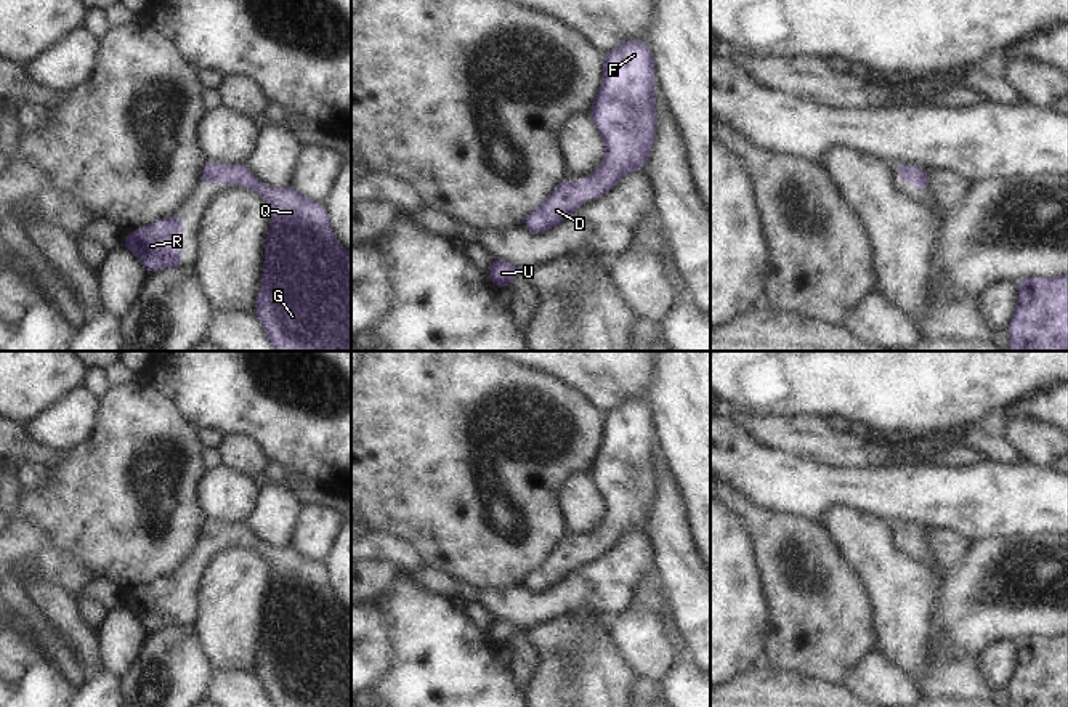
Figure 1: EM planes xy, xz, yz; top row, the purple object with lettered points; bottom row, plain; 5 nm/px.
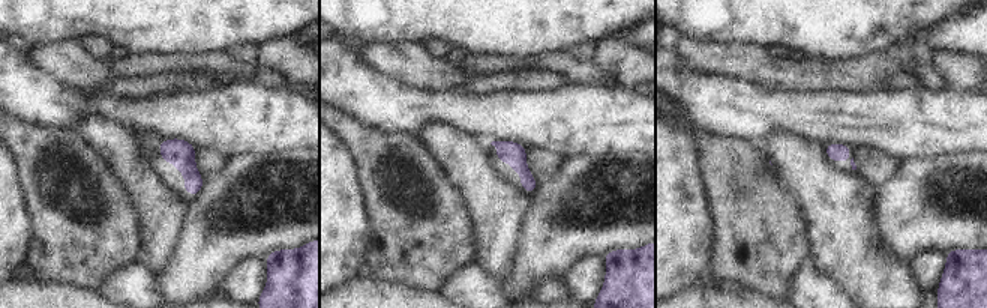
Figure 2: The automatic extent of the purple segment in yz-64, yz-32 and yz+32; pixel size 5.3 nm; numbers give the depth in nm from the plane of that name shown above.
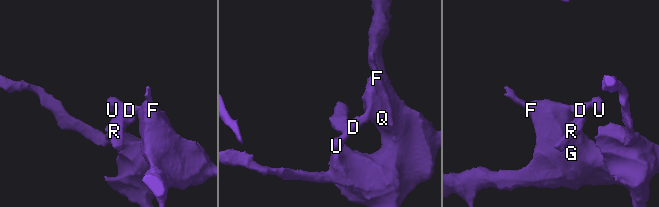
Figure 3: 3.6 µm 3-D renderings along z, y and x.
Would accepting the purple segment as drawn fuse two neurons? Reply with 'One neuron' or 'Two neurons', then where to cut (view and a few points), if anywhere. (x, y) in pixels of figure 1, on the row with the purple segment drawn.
One neuron. No split.

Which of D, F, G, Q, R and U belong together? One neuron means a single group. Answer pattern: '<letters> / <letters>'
D F G Q R U

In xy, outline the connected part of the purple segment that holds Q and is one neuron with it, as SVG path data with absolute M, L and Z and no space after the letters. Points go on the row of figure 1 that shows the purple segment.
M205 162L197 183L239 184L257 191L271 208L271 224L265 240L265 266L253 313L276 351L351 351L351 255L337 240L327 208L303 197L292 184L284 189L269 188L250 168Z

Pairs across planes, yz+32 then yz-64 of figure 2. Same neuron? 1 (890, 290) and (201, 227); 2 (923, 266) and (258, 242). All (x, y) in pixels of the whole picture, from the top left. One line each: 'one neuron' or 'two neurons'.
1: two neurons
2: two neurons

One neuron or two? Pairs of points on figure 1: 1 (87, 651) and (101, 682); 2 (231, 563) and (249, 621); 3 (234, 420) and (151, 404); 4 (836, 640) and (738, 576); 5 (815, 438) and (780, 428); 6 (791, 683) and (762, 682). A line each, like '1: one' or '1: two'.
1: two
2: one
3: two
4: two
5: one
6: one

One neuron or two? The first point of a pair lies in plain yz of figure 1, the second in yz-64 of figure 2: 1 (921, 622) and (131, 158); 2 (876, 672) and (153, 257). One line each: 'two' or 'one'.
1: one
2: two

